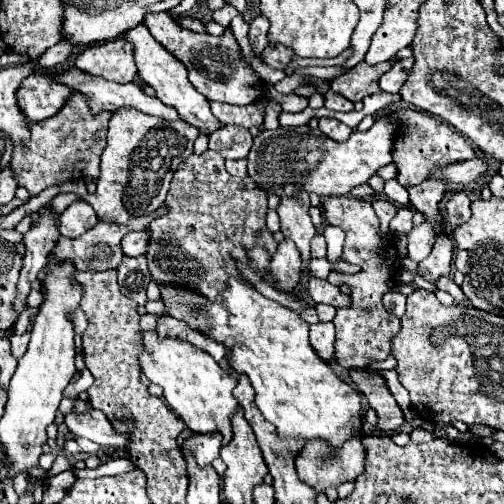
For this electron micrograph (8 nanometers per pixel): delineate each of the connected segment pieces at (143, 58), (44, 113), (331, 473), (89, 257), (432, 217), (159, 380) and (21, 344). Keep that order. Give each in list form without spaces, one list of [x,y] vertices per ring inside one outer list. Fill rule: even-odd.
[[[140,23],[136,25],[136,29],[128,29],[128,33],[122,33],[120,35],[122,39],[126,41],[132,41],[134,45],[134,61],[136,61],[136,67],[138,67],[138,73],[140,77],[154,87],[156,91],[156,97],[166,103],[166,105],[172,105],[176,107],[176,111],[184,117],[186,123],[198,127],[202,133],[210,135],[212,131],[216,131],[220,125],[220,121],[212,115],[210,111],[210,105],[208,105],[208,99],[204,95],[200,95],[188,81],[188,73],[186,73],[186,67],[182,61],[176,61],[176,57],[172,57],[172,53],[168,53],[158,41],[154,41],[154,37],[148,33],[148,29]]]
[[[54,69],[50,71],[36,71],[28,75],[16,97],[20,103],[20,109],[32,119],[32,121],[44,121],[48,117],[54,117],[62,105],[66,105],[68,97],[76,93],[74,89],[68,89],[60,81],[56,81],[60,73]]]
[[[360,437],[346,441],[332,459],[332,465],[322,463],[322,457],[328,453],[330,449],[324,441],[308,441],[294,461],[300,481],[316,491],[326,491],[328,487],[340,487],[346,481],[354,481],[364,471],[364,447]]]
[[[144,215],[144,217],[134,217],[134,221],[130,221],[130,225],[110,225],[110,223],[98,223],[96,227],[88,229],[84,235],[76,237],[76,239],[68,239],[68,237],[60,237],[58,245],[54,249],[54,257],[56,261],[72,261],[74,267],[78,271],[108,271],[108,269],[118,269],[124,253],[120,249],[120,239],[130,233],[130,231],[138,231],[144,229],[144,225],[148,221],[152,221],[152,215]]]
[[[432,177],[432,179],[416,185],[416,187],[410,187],[408,189],[410,203],[414,205],[414,209],[418,209],[420,213],[424,213],[424,217],[428,221],[436,223],[436,219],[440,219],[440,215],[438,215],[438,203],[444,197],[444,191],[446,191],[448,185],[450,185],[450,181],[436,181]]]
[[[140,331],[144,339],[144,353],[140,355],[142,373],[164,389],[164,399],[170,409],[194,433],[220,433],[222,445],[232,439],[232,415],[238,411],[238,401],[232,395],[236,377],[226,373],[208,353],[192,349],[190,343],[178,339],[160,339],[156,331]]]
[[[24,333],[24,335],[12,335],[10,337],[10,345],[12,345],[12,357],[20,357],[26,353],[26,347],[28,347],[28,341],[30,341],[30,335]]]

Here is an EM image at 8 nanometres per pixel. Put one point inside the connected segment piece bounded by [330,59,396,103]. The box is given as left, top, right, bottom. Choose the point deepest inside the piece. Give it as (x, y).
(356, 83)

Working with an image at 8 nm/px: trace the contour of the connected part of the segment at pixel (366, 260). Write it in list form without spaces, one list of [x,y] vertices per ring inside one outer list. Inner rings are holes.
[[[328,197],[322,203],[322,213],[326,223],[338,225],[346,233],[342,259],[348,263],[360,265],[360,273],[356,275],[332,275],[330,283],[346,283],[352,289],[350,305],[336,309],[334,325],[336,325],[336,357],[344,369],[368,365],[370,361],[384,361],[390,355],[392,337],[400,331],[400,319],[394,313],[386,313],[382,305],[384,293],[390,291],[388,283],[396,279],[398,265],[398,249],[392,239],[380,235],[380,221],[372,209],[372,205],[364,199],[356,197]]]

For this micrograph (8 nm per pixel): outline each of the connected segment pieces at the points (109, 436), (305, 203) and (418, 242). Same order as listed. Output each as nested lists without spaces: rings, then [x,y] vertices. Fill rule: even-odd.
[[[92,409],[90,413],[70,413],[66,415],[66,425],[76,437],[86,437],[102,447],[124,447],[128,437],[118,435],[102,411]]]
[[[306,193],[296,197],[280,197],[280,205],[276,209],[280,215],[280,231],[284,233],[286,239],[296,243],[304,267],[308,267],[312,261],[310,241],[316,235],[316,227],[310,221],[308,209],[310,209],[310,199]]]
[[[428,221],[414,227],[408,233],[408,257],[414,261],[426,259],[428,253],[432,251],[432,241],[434,241],[434,231]]]

